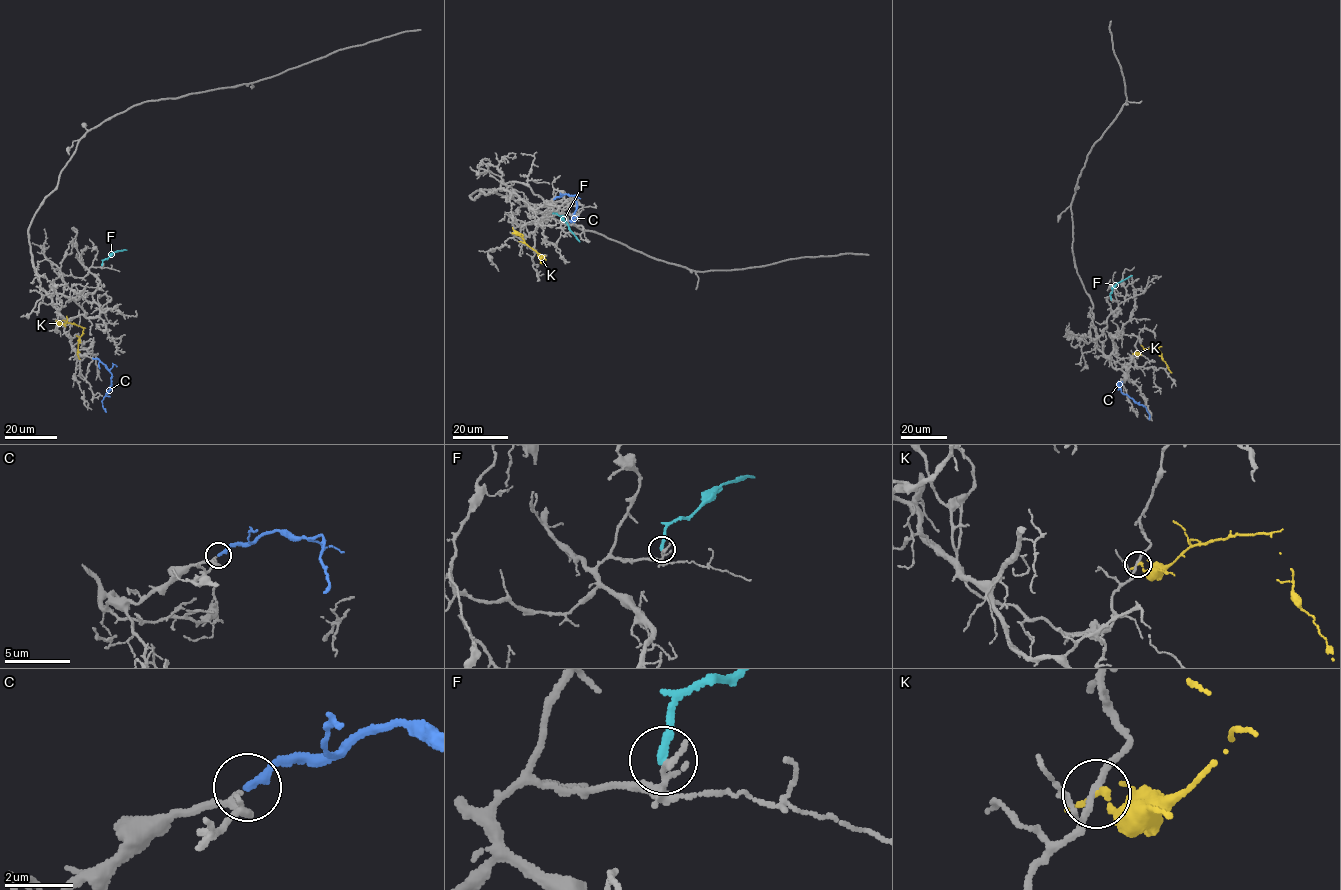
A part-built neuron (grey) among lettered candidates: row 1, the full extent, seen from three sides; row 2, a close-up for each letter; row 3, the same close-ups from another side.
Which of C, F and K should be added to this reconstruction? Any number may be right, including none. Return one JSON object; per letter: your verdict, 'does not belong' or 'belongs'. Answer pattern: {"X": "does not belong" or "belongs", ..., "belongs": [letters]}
{"C": "belongs", "F": "does not belong", "K": "does not belong", "belongs": ["C"]}

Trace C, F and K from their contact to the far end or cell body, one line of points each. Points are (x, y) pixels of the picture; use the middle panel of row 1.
C: (554, 199), (564, 194), (575, 195), (576, 209), (570, 220), (575, 220)
F: (553, 213), (561, 216), (579, 241)
K: (514, 230), (543, 255), (540, 260), (543, 264)

